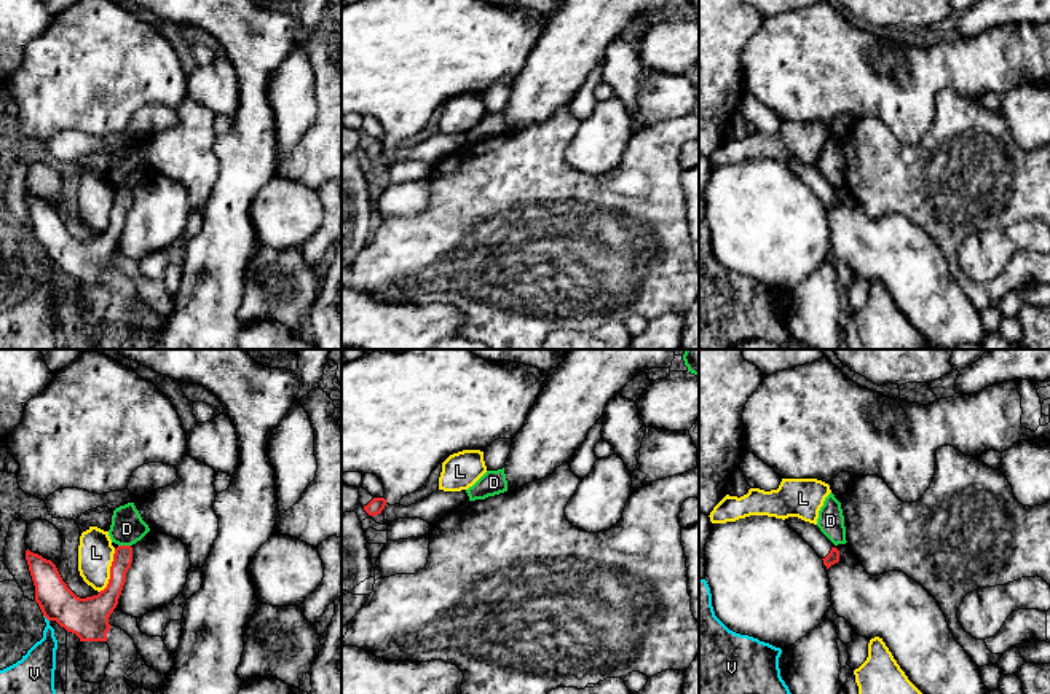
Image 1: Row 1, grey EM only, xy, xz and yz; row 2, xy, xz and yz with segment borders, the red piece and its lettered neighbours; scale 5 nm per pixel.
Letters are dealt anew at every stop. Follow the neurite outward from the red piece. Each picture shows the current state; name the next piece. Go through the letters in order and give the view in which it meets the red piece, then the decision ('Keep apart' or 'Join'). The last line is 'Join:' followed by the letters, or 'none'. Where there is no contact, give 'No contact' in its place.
D: Touches red in xy. Keep apart
L: Touches red in xy. Keep apart
V: Touches red in xy. Keep apart
Join: none

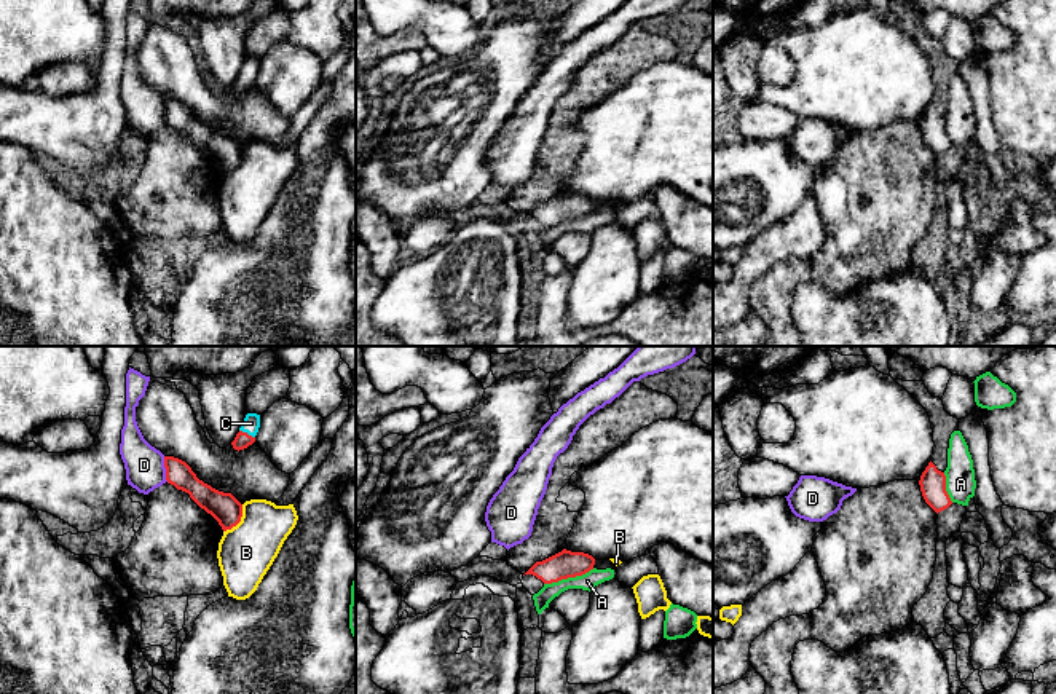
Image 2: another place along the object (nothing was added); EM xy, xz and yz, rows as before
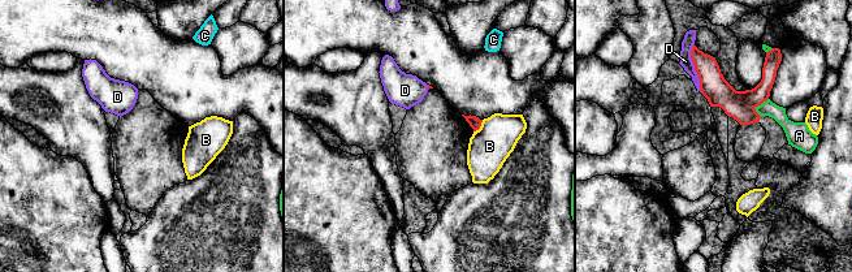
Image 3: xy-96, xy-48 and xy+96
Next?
A: Touches red in xz. Keep apart
B: Touches red in xy. Keep apart
C: Touches red in xy. Join
D: Touches red in xy. Keep apart
Join: C

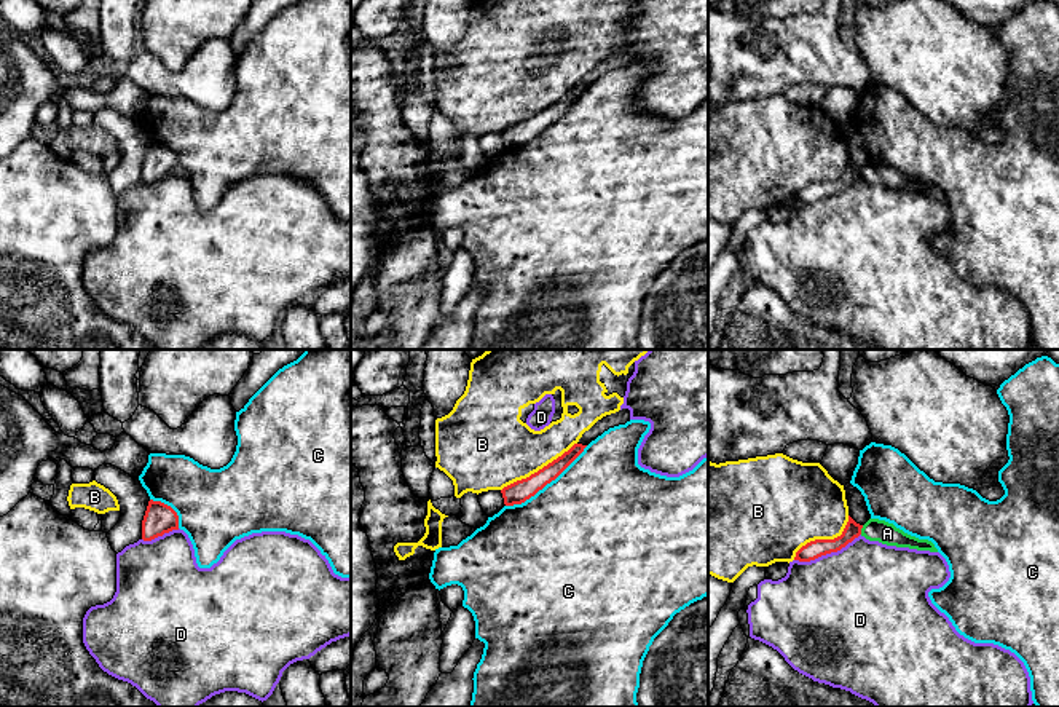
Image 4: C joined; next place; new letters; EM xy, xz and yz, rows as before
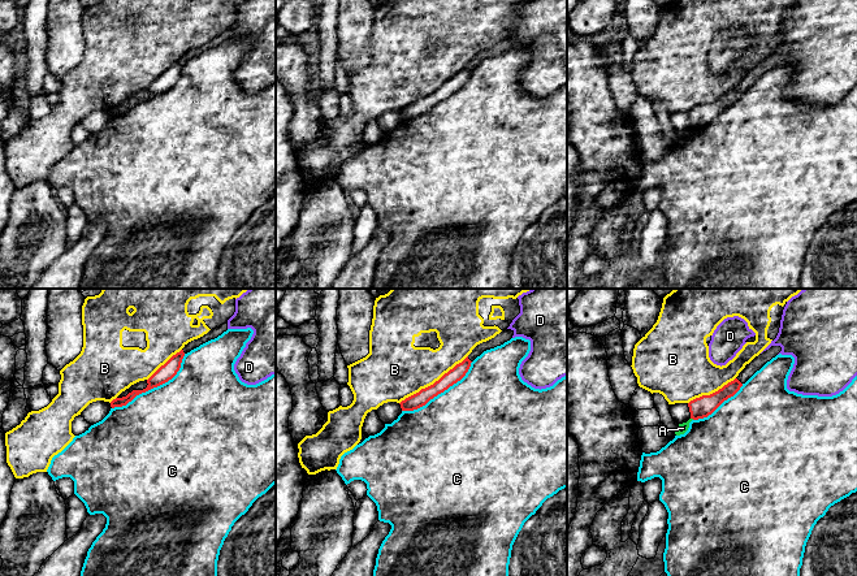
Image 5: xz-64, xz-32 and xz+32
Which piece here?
A: Touches red in yz. Keep apart
B: Touches red in xz. Keep apart
C: Touches red in xz. Keep apart
D: Touches red in yz. Keep apart
Join: none

